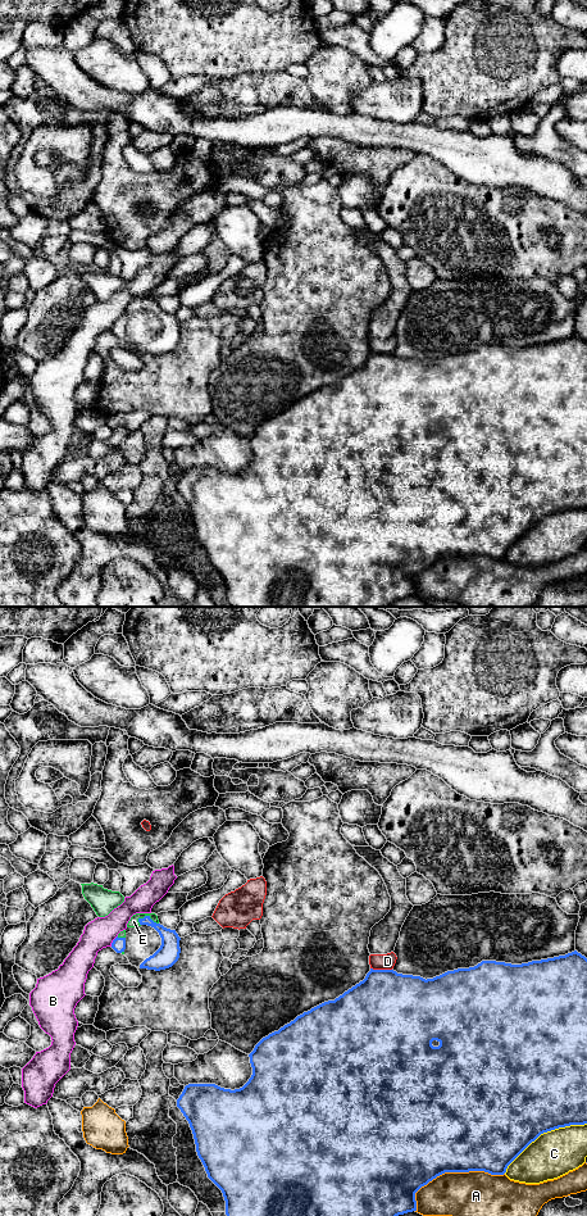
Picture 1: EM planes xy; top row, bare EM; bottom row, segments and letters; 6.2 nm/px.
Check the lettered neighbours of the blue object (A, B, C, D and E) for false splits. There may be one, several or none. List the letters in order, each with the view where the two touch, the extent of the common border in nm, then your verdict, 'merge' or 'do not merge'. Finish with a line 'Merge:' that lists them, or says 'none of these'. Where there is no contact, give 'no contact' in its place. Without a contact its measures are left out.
A: contact in xy; length 600 nm; do not merge
B: contact in xy; length 80 nm; do not merge
C: contact in xy; length 600 nm; do not merge
D: contact in xy; length 140 nm; do not merge
E: contact in xy; length 140 nm; merge
Merge: E

